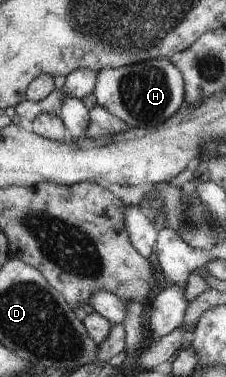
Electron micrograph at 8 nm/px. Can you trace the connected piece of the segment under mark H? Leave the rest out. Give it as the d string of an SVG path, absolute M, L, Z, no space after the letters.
M168 58L100 70L93 92L97 105L112 112L131 128L154 127L168 121L185 105L187 98L184 75Z

